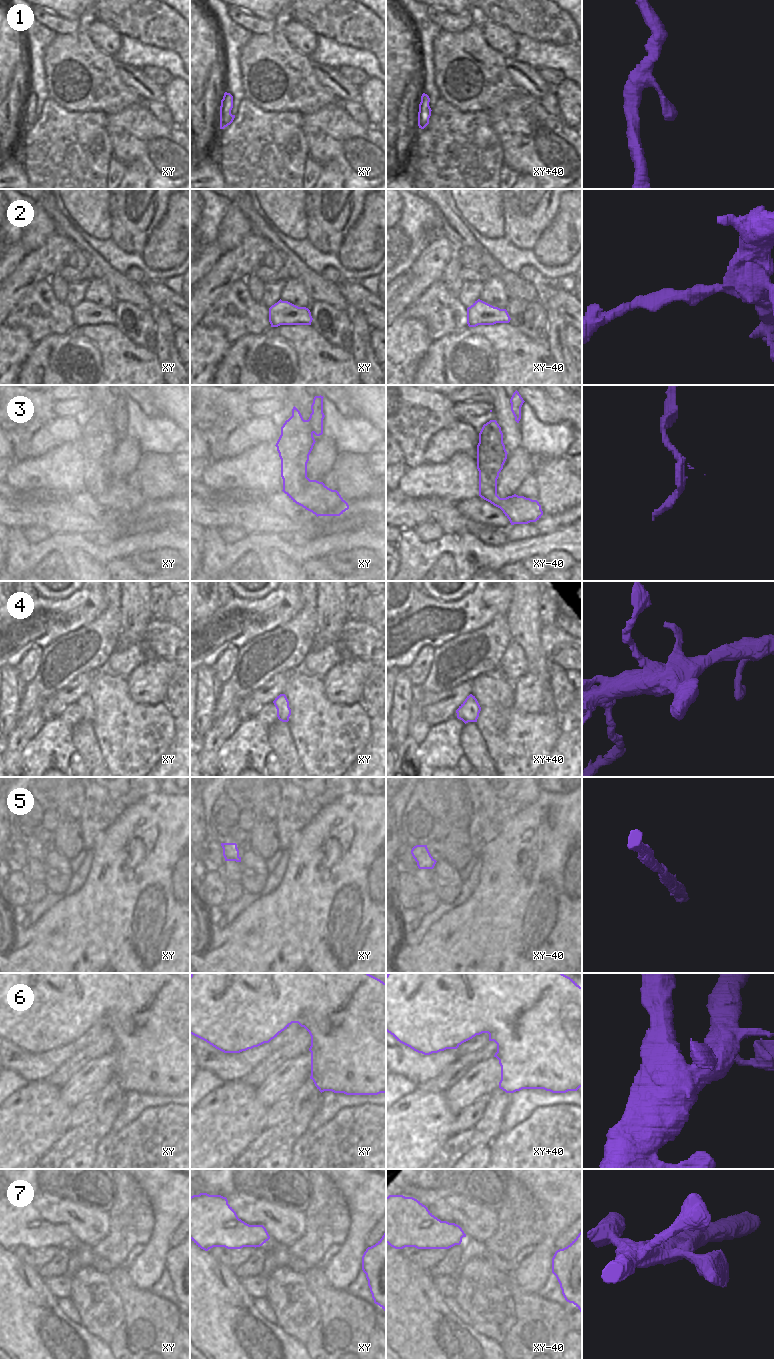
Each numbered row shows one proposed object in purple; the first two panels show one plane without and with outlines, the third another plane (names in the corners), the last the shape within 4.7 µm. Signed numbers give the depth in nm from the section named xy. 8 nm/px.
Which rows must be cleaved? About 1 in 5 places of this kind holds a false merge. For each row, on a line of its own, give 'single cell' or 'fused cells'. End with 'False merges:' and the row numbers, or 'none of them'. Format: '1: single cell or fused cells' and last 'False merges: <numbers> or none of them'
1: single cell
2: single cell
3: fused cells
4: single cell
5: single cell
6: single cell
7: single cell
False merges: 3

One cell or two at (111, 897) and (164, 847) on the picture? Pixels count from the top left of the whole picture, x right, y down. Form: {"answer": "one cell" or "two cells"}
{"answer": "one cell"}

